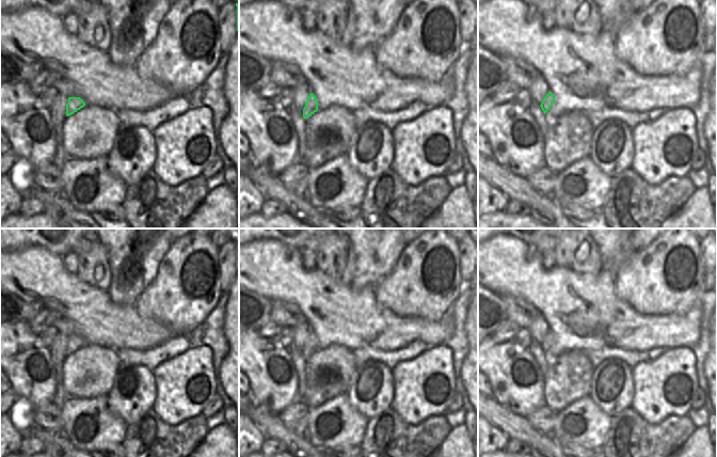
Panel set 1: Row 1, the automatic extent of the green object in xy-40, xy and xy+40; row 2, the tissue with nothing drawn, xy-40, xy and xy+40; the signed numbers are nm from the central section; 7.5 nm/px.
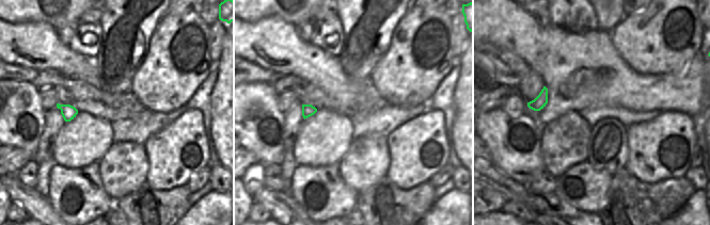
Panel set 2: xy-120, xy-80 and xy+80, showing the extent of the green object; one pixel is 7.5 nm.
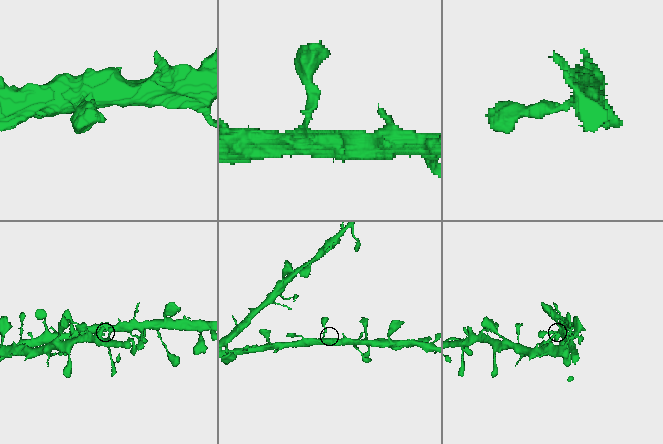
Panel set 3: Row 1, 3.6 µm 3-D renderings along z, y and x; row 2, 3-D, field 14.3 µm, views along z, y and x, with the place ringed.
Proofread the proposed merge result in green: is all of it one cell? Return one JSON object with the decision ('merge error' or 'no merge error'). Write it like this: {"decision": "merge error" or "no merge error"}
{"decision": "no merge error"}

